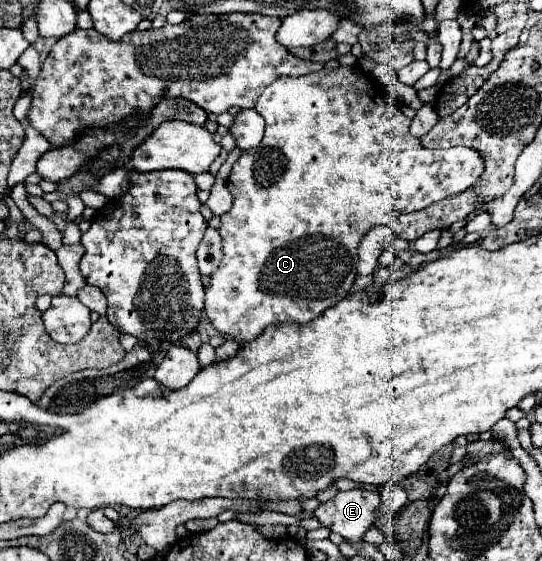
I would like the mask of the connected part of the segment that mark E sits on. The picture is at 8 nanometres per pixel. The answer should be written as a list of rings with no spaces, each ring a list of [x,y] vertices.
[[[366,489],[338,491],[326,503],[320,503],[316,517],[328,529],[334,527],[346,541],[360,541],[366,529],[376,521],[376,507],[380,505],[380,493]]]

